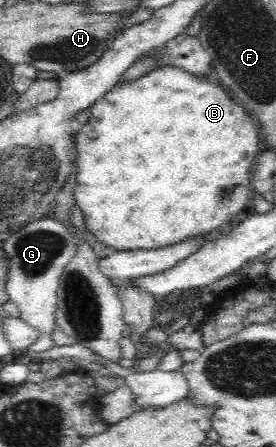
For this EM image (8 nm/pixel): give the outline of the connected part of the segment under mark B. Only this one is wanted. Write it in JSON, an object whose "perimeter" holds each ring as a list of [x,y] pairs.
{"perimeter":[[[174,66],[151,69],[137,80],[119,83],[113,87],[91,105],[90,113],[88,121],[78,127],[75,135],[77,176],[73,196],[84,216],[82,222],[84,222],[85,232],[92,235],[102,247],[108,247],[114,252],[167,250],[168,247],[176,247],[180,243],[208,237],[215,231],[224,229],[229,225],[232,217],[242,215],[252,204],[251,168],[260,152],[258,149],[260,132],[256,123],[244,112],[244,108],[236,105],[213,77],[196,78]]]}

